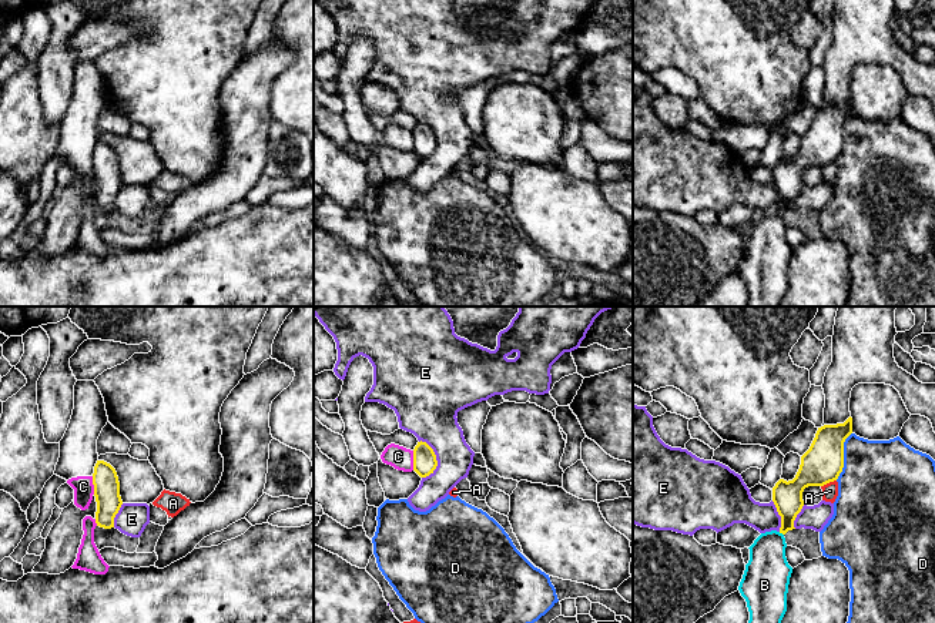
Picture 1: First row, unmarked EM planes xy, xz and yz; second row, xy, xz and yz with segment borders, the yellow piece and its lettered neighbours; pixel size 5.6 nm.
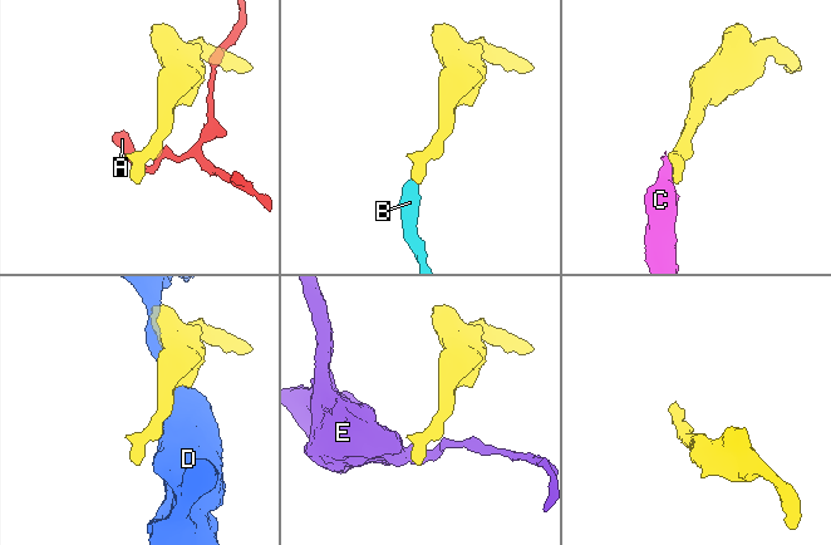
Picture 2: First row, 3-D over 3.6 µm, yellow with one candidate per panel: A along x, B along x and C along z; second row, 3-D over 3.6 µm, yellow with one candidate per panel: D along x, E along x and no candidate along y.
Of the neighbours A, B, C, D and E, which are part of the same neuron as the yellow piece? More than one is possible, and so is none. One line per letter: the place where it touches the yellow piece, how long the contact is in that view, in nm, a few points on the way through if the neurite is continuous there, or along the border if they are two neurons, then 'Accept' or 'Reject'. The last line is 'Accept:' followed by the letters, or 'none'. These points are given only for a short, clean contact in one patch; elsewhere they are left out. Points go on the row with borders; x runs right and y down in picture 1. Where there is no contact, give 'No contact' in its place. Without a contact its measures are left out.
A: Touches yellow at yz (828, 482). Shared border 100 nm. Boundary: yz (835, 479), (821, 486). Reject
B: Touches yellow at yz (781, 532). Shared border 40 nm. Path across: yz (787, 496), (787, 523), (781, 532), (768, 548), (767, 573). Accept
C: Touches yellow at xz (414, 461). Shared border 110 nm. Boundary: xz (412, 451), (414, 469). Reject
D: Touches yellow at yz (843, 456). Shared border 280 nm. Reject
E: Touches yellow at xz (435, 458). Shared border 220 nm. Boundary: xz (421, 439), (432, 449), (436, 461), (436, 466), (425, 478). Reject
Accept: B

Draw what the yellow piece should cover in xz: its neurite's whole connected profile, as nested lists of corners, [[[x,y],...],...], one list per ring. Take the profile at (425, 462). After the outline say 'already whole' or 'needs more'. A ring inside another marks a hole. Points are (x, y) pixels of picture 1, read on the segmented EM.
[[[418,442],[413,449],[413,470],[420,476],[426,478],[438,466],[436,455],[426,442]]]; already whole

